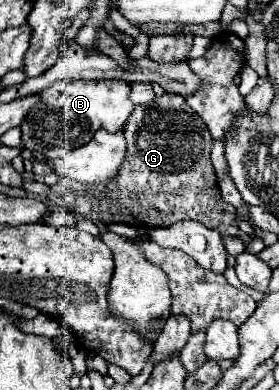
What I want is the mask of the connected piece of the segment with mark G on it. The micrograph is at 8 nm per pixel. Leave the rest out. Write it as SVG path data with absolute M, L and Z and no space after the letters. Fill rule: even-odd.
M165 93L157 97L151 105L137 105L127 125L123 127L123 133L127 139L127 153L115 179L111 179L105 185L81 185L67 177L61 177L61 181L51 187L51 193L47 195L47 199L93 223L103 223L103 225L127 223L131 227L151 229L151 227L169 227L175 221L193 219L203 223L209 229L219 229L223 235L231 235L231 237L235 235L245 245L251 243L251 235L243 233L235 223L235 211L233 211L235 207L231 207L229 203L221 199L217 177L209 159L211 147L213 147L209 129L207 125L203 125L203 119L187 105L187 101L181 95Z

